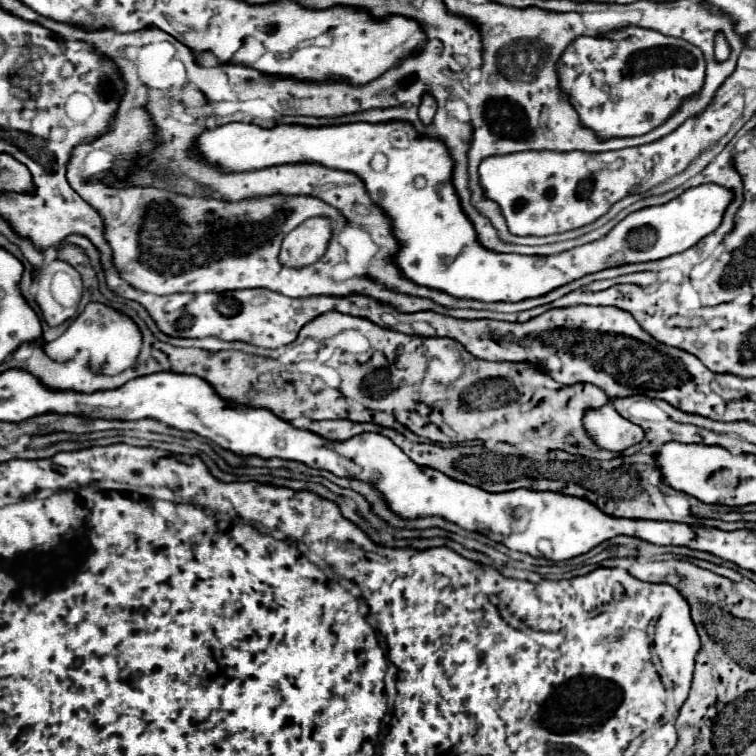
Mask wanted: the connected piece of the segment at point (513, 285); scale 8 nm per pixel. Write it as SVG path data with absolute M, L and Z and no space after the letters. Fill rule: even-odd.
M227 123L203 131L193 143L191 157L201 159L221 173L319 163L329 169L357 175L365 183L367 193L373 195L377 207L391 221L391 235L399 243L391 261L403 277L415 285L437 289L457 299L477 301L523 301L529 297L541 297L561 285L607 267L657 261L681 253L719 227L721 217L733 199L729 189L715 183L691 187L669 203L645 207L627 215L603 239L549 257L529 257L487 251L477 243L473 225L463 215L459 197L451 185L453 163L445 143L419 135L409 123L349 123L317 129L301 125L263 129L253 123ZM375 153L385 153L387 157L387 167L383 171L375 171L369 165ZM417 177L425 179L425 187L415 187Z

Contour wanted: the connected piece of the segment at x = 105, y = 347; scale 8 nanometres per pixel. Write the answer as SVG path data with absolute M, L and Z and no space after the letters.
M89 303L85 311L71 322L68 329L58 339L43 343L41 347L55 361L69 361L77 355L77 351L89 349L91 353L89 365L95 373L117 375L137 361L137 355L141 349L141 333L127 315L101 303Z

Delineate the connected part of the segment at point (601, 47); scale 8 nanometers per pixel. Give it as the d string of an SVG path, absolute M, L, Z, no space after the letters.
M625 27L619 31L609 31L597 37L577 37L561 55L557 63L559 89L575 107L579 121L583 127L591 129L597 139L613 139L613 137L633 137L645 135L651 129L659 127L667 121L683 99L701 91L705 81L705 59L699 47L685 43L677 37L665 37L657 31L641 29L641 27Z

